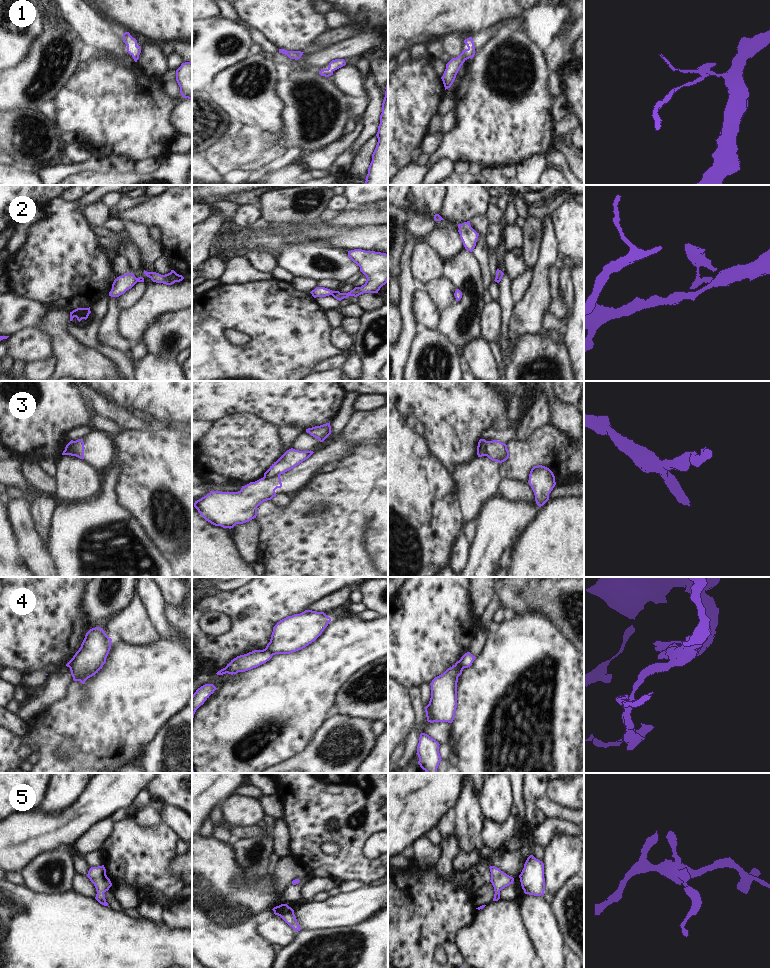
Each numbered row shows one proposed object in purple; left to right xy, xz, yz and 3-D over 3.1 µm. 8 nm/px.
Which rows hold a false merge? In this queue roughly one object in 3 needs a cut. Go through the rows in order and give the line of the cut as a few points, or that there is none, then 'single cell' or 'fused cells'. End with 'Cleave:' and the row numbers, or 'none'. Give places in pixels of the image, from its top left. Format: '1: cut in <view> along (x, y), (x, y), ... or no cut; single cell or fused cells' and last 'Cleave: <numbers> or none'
1: no cut; single cell
2: cut in xz along (334, 291), (331, 294); fused cells
3: cut in xy along (75, 441), (68, 454); fused cells
4: cut in yz along (460, 659), (460, 665), (463, 668); fused cells
5: no cut; single cell
Cleave: 2, 3, 4

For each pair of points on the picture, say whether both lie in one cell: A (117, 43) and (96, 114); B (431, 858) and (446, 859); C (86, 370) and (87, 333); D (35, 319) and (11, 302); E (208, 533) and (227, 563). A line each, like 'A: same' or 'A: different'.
A: different
B: different
C: different
D: same
E: same

